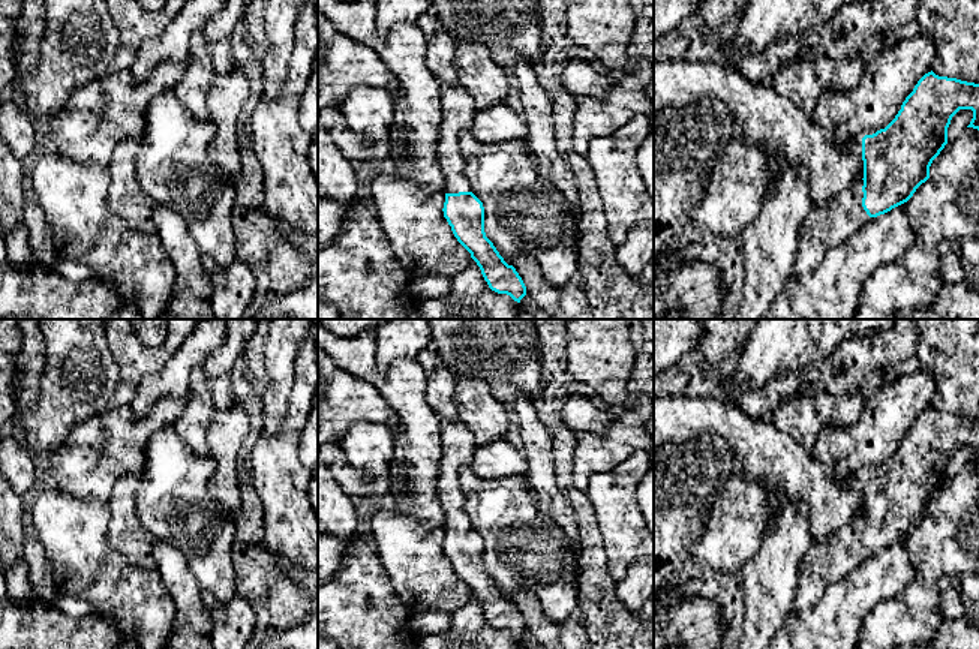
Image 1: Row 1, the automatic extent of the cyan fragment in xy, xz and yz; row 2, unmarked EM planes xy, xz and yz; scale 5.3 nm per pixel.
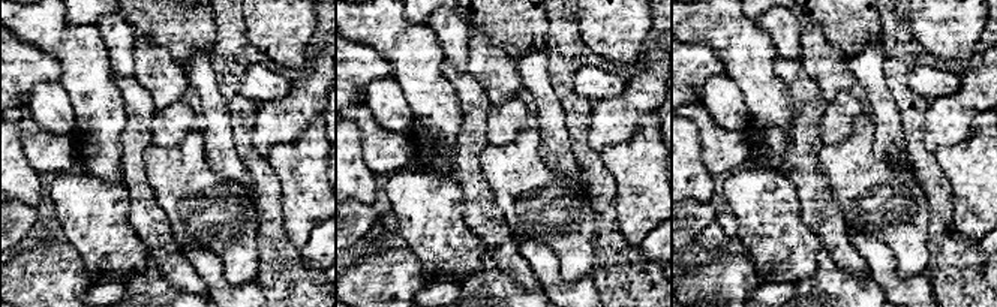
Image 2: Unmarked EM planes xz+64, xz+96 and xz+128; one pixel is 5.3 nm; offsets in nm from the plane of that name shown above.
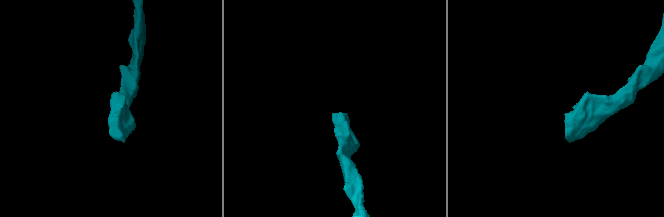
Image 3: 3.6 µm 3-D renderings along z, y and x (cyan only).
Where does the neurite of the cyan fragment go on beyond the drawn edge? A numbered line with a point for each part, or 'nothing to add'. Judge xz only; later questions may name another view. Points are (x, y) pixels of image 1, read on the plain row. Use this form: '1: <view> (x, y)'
1: xz (458, 442)

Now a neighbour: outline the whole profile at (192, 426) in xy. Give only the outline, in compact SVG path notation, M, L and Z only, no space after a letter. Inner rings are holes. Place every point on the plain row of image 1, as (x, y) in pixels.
M196 366L190 373L190 390L183 414L174 427L178 436L199 457L208 454L207 430L211 424L213 414L211 382L202 366Z

